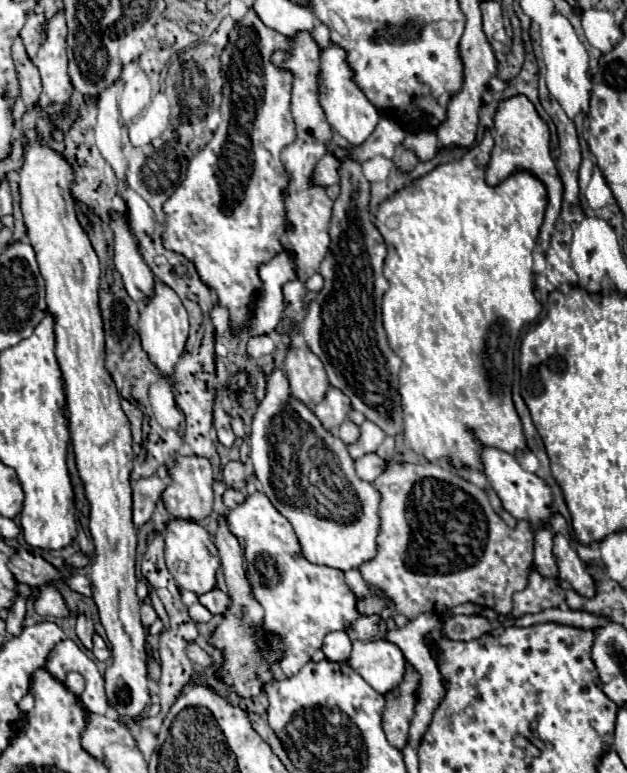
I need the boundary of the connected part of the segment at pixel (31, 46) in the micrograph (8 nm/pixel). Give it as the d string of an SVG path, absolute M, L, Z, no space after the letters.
M30 12L24 28L20 30L20 38L22 38L24 46L26 46L28 58L34 58L36 56L36 52L38 52L42 40L44 40L44 22L46 20L44 20L42 14Z

